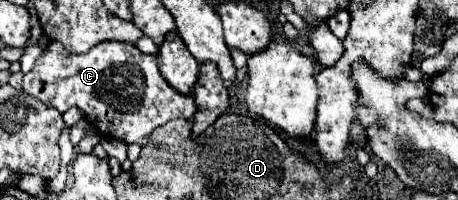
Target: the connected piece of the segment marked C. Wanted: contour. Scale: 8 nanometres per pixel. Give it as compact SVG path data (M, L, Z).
M50 42L46 54L36 60L36 66L24 74L24 92L38 98L46 106L60 112L76 106L86 114L86 120L98 128L100 134L124 140L128 144L136 142L144 146L150 134L172 118L192 118L196 114L196 100L192 94L182 94L174 90L160 74L158 60L152 54L140 52L134 44L126 42L100 42L86 54L72 54L60 46L60 42Z

